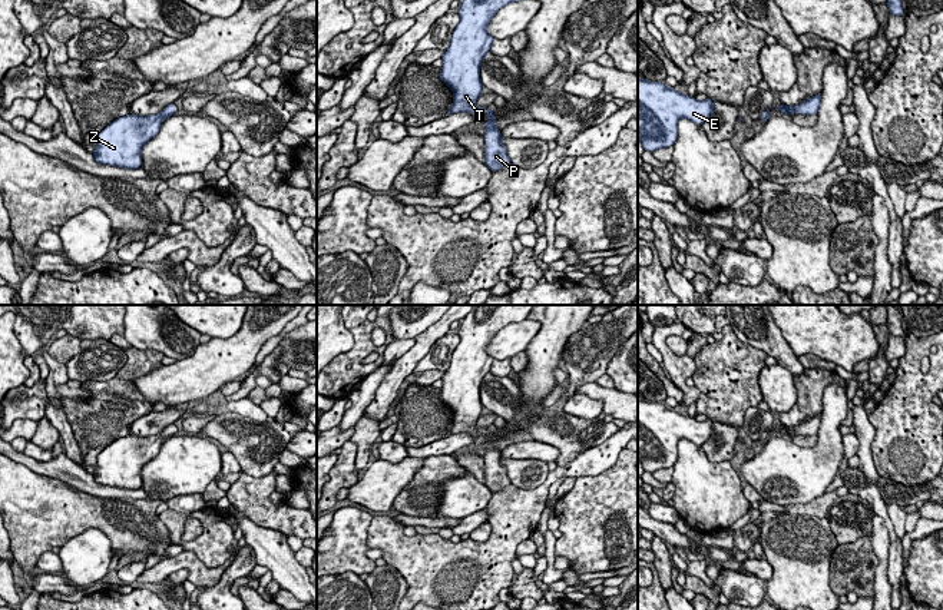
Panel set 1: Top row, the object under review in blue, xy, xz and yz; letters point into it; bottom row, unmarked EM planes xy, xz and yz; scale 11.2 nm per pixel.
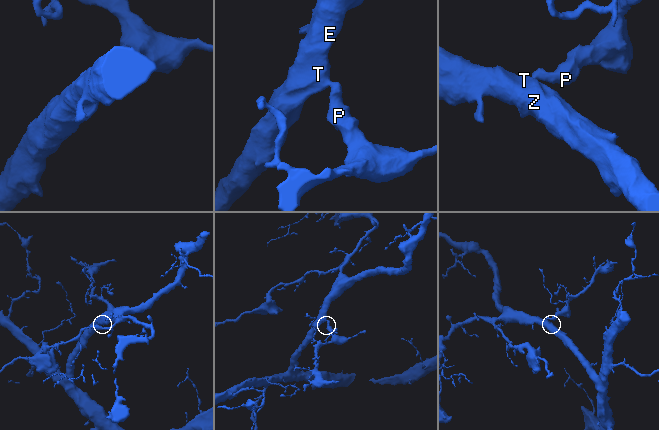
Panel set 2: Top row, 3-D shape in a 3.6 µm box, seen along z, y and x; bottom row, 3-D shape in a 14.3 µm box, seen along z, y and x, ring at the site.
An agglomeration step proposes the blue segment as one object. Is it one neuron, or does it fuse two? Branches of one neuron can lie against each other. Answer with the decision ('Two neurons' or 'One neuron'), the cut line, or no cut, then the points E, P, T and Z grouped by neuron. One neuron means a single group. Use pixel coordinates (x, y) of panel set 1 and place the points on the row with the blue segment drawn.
One neuron. No split. Groups: E P T Z

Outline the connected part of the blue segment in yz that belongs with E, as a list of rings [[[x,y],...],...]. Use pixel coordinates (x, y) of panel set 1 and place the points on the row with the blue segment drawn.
[[[638,79],[638,140],[651,153],[674,146],[678,122],[686,117],[702,126],[714,115],[712,105],[711,97],[699,102],[666,87],[662,82]]]

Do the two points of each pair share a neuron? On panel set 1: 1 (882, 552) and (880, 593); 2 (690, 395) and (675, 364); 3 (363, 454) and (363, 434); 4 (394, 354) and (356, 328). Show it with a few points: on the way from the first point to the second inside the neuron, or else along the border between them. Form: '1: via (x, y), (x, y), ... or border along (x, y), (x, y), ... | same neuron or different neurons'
1: via (882, 562), (882, 583) | same neuron
2: via (684, 388), (680, 383), (680, 371) | same neuron
3: via (363, 450), (363, 438) | same neuron
4: border along (394, 338), (387, 345), (381, 364) | different neurons

